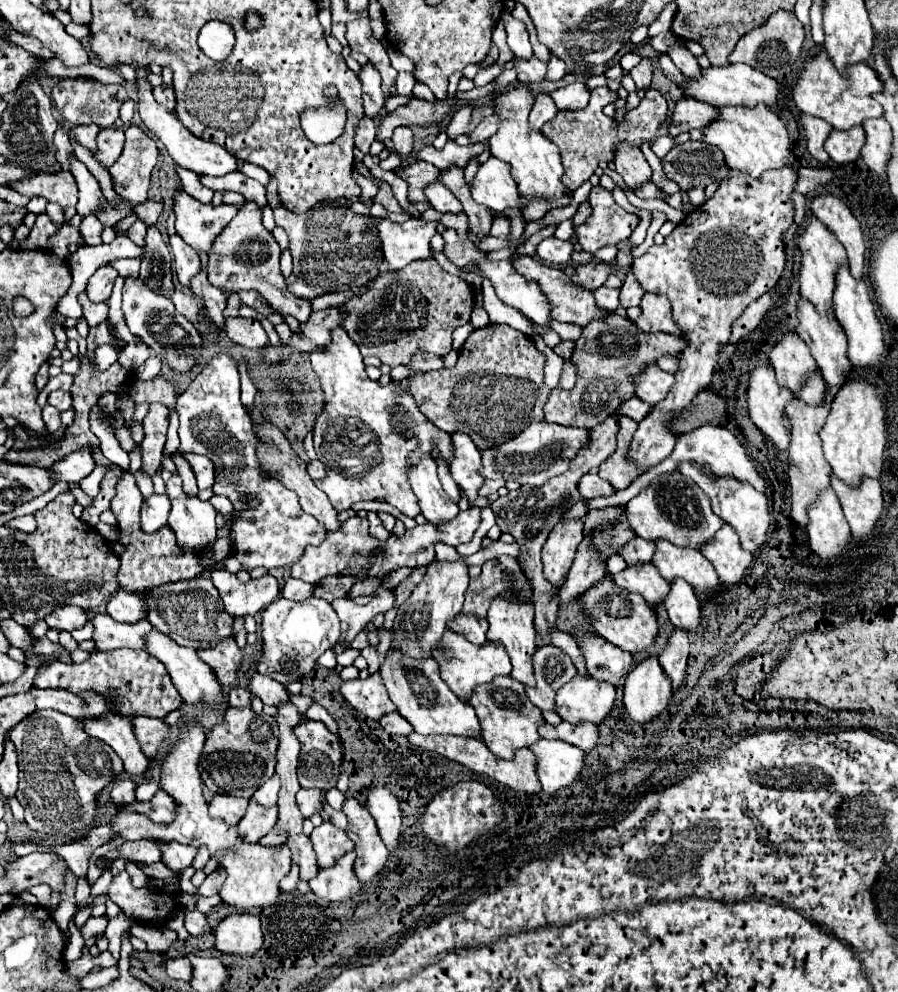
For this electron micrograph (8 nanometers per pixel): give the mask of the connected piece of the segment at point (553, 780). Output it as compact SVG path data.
M541 738L531 746L531 752L537 756L537 774L543 792L557 794L581 778L585 768L585 752L581 752L581 748L561 740Z

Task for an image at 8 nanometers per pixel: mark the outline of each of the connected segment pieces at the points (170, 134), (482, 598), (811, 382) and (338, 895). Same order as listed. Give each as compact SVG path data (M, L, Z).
M135 68L137 72L137 96L139 96L139 114L141 120L147 124L149 130L155 132L155 136L165 144L169 156L175 160L175 164L179 164L181 168L193 170L197 174L209 174L209 176L223 176L225 172L233 172L237 170L237 158L233 154L229 154L225 148L213 144L213 142L205 142L197 136L193 136L179 120L175 114L167 112L163 106L159 106L151 94L151 84L147 82L147 68Z
M499 556L483 564L481 576L471 580L465 592L463 614L485 616L489 604L497 596L505 596L517 602L531 602L533 596L531 582L525 570L521 568L519 560L511 556Z
M787 334L769 354L777 382L807 404L821 404L827 386L809 348L797 334Z
M347 852L337 864L329 870L319 870L317 878L309 880L309 886L315 896L323 900L343 902L361 894L361 882L353 872L355 852Z

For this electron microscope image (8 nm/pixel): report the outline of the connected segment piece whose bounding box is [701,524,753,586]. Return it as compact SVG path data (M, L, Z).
M725 524L709 544L701 546L701 552L715 566L717 576L725 586L739 584L753 560L753 554L739 546L739 536L729 524Z

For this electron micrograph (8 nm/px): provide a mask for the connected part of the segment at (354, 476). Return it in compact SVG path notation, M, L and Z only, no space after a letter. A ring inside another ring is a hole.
M335 328L331 338L333 342L323 352L311 354L311 366L321 380L325 402L323 412L315 420L313 442L317 458L325 464L327 476L315 480L315 484L329 496L335 510L351 508L351 504L359 500L385 500L397 504L397 510L405 516L415 518L421 510L417 496L413 496L409 488L405 468L409 468L415 454L421 452L429 452L433 460L441 458L449 466L453 462L451 434L427 420L411 394L393 396L389 386L369 380L359 348L343 328ZM433 452L437 452L437 456Z

